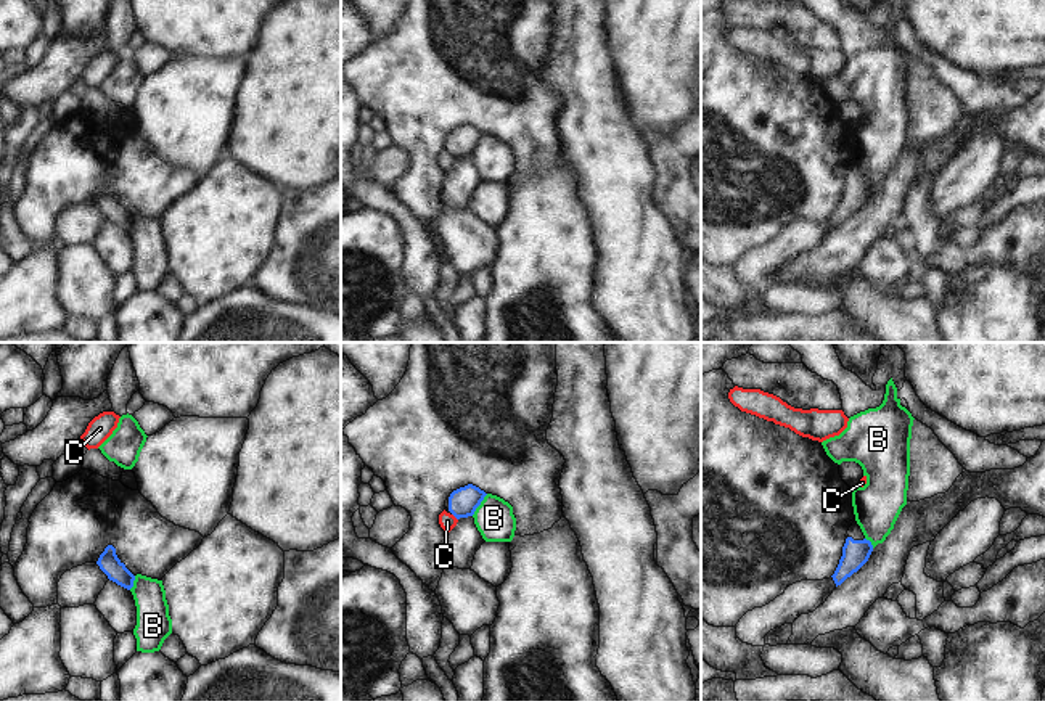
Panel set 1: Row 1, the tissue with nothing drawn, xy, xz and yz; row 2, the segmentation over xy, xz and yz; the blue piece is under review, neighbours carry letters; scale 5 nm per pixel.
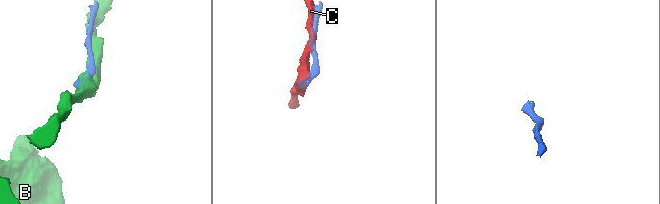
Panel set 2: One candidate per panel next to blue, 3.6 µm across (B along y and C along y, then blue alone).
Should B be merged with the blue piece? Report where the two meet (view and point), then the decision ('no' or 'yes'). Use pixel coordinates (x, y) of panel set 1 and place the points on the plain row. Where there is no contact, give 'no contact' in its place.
contact xz (479, 143); no

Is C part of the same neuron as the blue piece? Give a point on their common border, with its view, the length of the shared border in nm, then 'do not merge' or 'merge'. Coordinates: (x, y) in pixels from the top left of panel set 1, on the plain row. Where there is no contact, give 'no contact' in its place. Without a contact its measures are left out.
meets blue in xz at (454, 155); contact 50 nm long; do not merge

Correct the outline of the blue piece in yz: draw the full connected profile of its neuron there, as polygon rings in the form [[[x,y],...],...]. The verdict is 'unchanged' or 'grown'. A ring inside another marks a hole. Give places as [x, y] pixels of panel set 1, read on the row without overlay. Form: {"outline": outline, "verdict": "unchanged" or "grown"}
{"outline": [[[857,161],[852,162],[846,177],[847,178],[842,187],[842,196],[834,214],[831,215],[836,227],[857,212],[868,201],[873,191],[871,182],[865,178]]], "verdict": "grown"}

